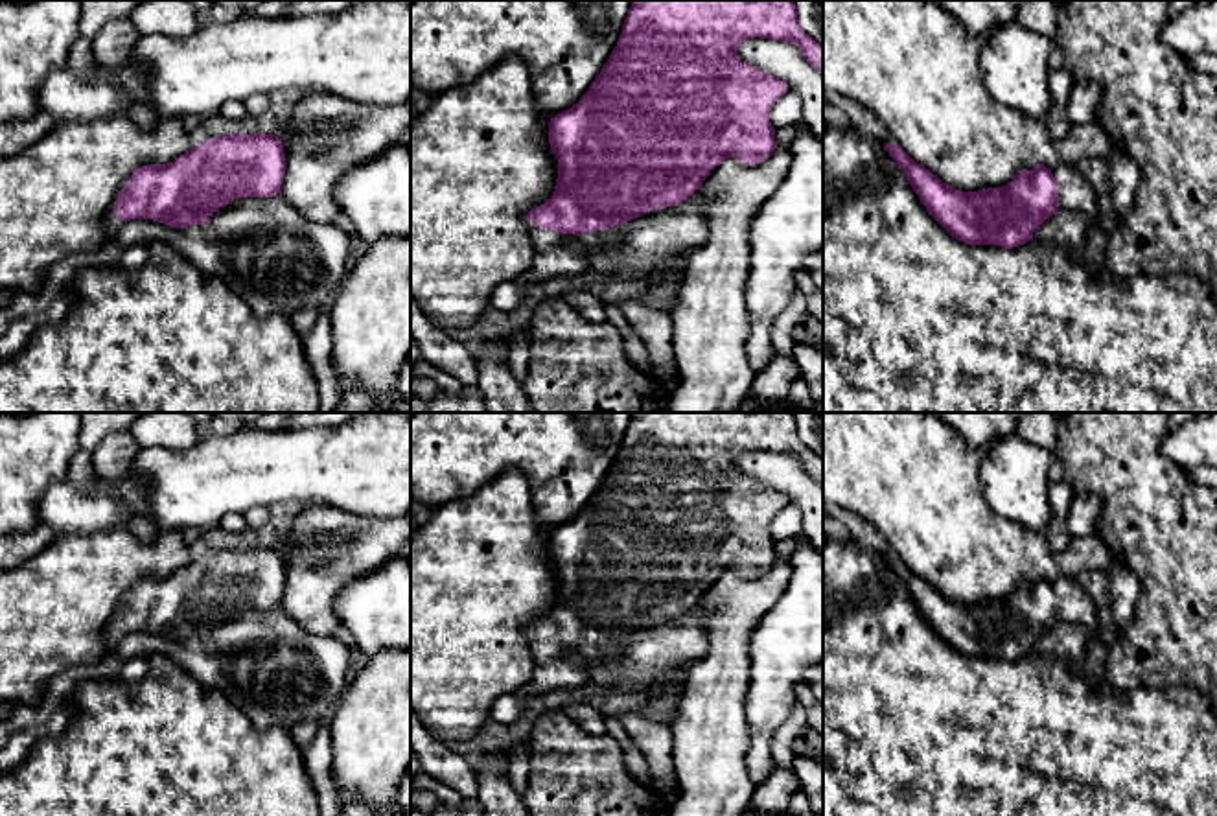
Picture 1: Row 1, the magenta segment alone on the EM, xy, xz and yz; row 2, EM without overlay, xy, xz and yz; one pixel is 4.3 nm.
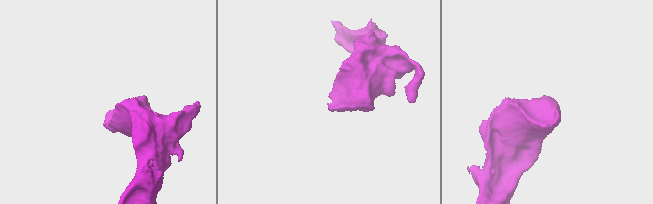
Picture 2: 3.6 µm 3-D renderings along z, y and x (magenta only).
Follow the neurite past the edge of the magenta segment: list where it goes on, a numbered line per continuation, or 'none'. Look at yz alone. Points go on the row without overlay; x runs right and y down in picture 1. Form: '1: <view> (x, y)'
1: yz (1074, 605)

